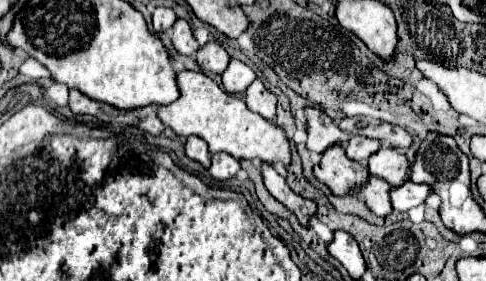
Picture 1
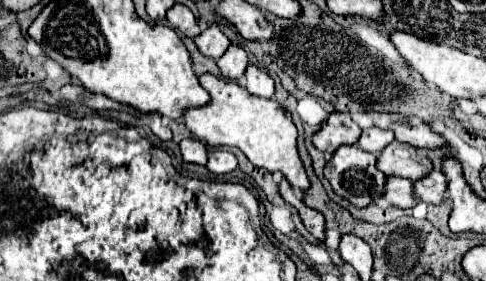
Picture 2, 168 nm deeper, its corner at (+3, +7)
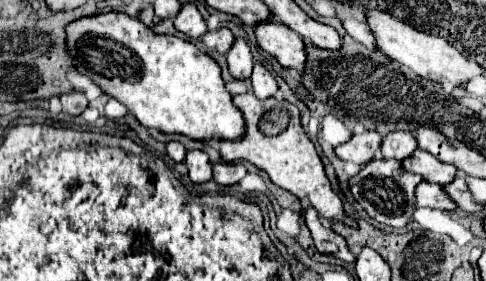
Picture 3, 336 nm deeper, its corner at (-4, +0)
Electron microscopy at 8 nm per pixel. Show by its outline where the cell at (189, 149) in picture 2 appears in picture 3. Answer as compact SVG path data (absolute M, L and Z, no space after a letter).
M190 150L186 154L184 162L186 162L192 182L200 184L200 182L208 182L212 178L212 164L208 160L208 154L204 154L202 150Z

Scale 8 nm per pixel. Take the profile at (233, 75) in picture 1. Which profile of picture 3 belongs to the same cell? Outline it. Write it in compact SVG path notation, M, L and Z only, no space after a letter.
M238 38L234 42L234 46L226 54L226 58L228 58L228 70L236 80L248 80L250 78L250 74L252 74L252 52L242 38Z

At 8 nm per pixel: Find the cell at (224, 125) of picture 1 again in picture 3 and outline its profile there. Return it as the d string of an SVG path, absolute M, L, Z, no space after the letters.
M244 92L244 94L236 94L232 96L234 106L242 112L246 128L244 128L244 136L238 140L216 140L214 148L220 152L224 162L234 162L234 160L248 160L250 164L254 164L256 168L268 172L270 180L292 192L298 198L308 198L308 202L318 210L318 214L326 220L342 220L350 226L356 226L342 210L342 200L338 198L338 194L330 188L330 182L324 174L324 166L320 162L318 152L314 150L314 144L310 142L310 138L306 136L306 132L300 126L300 118L298 118L298 110L290 104L286 104L286 112L288 112L288 126L284 132L276 134L276 136L268 136L262 132L260 122L264 120L266 114L280 110L280 102L276 98L268 98L268 100L258 100L252 92Z

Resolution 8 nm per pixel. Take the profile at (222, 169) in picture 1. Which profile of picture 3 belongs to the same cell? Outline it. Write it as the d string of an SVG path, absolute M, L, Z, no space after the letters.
M218 162L218 164L214 164L212 180L222 184L222 186L236 184L244 176L246 176L246 166L242 162Z

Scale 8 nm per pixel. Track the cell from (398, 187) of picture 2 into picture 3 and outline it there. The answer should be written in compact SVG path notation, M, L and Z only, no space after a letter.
M422 182L416 186L416 206L428 206L428 208L438 208L438 210L456 210L456 204L444 196L442 186L438 184L428 184Z

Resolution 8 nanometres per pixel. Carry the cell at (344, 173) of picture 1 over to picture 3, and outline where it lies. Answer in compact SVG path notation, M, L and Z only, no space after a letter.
M374 158L370 160L356 176L348 180L350 192L354 200L366 210L370 218L374 218L380 224L400 228L410 222L412 210L414 210L414 188L420 184L422 178L410 172L404 172L400 168L398 160L384 160L384 158Z

